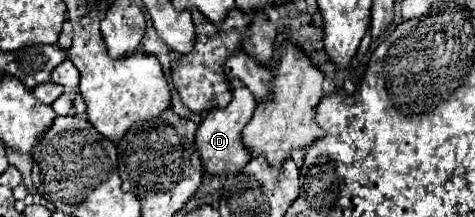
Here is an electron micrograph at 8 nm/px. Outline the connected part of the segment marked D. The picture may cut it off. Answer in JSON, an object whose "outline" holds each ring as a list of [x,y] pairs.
{"outline":[[[232,81],[232,91],[234,91],[234,97],[228,103],[228,107],[208,111],[208,115],[200,123],[200,127],[196,131],[196,139],[194,139],[196,151],[200,153],[200,159],[202,159],[202,169],[204,169],[204,173],[208,173],[212,177],[236,173],[236,169],[242,169],[250,161],[248,153],[244,153],[244,145],[240,145],[240,133],[246,127],[246,123],[252,119],[256,101],[252,99],[252,93],[248,89],[244,89],[244,85],[240,85],[240,81]]]}

